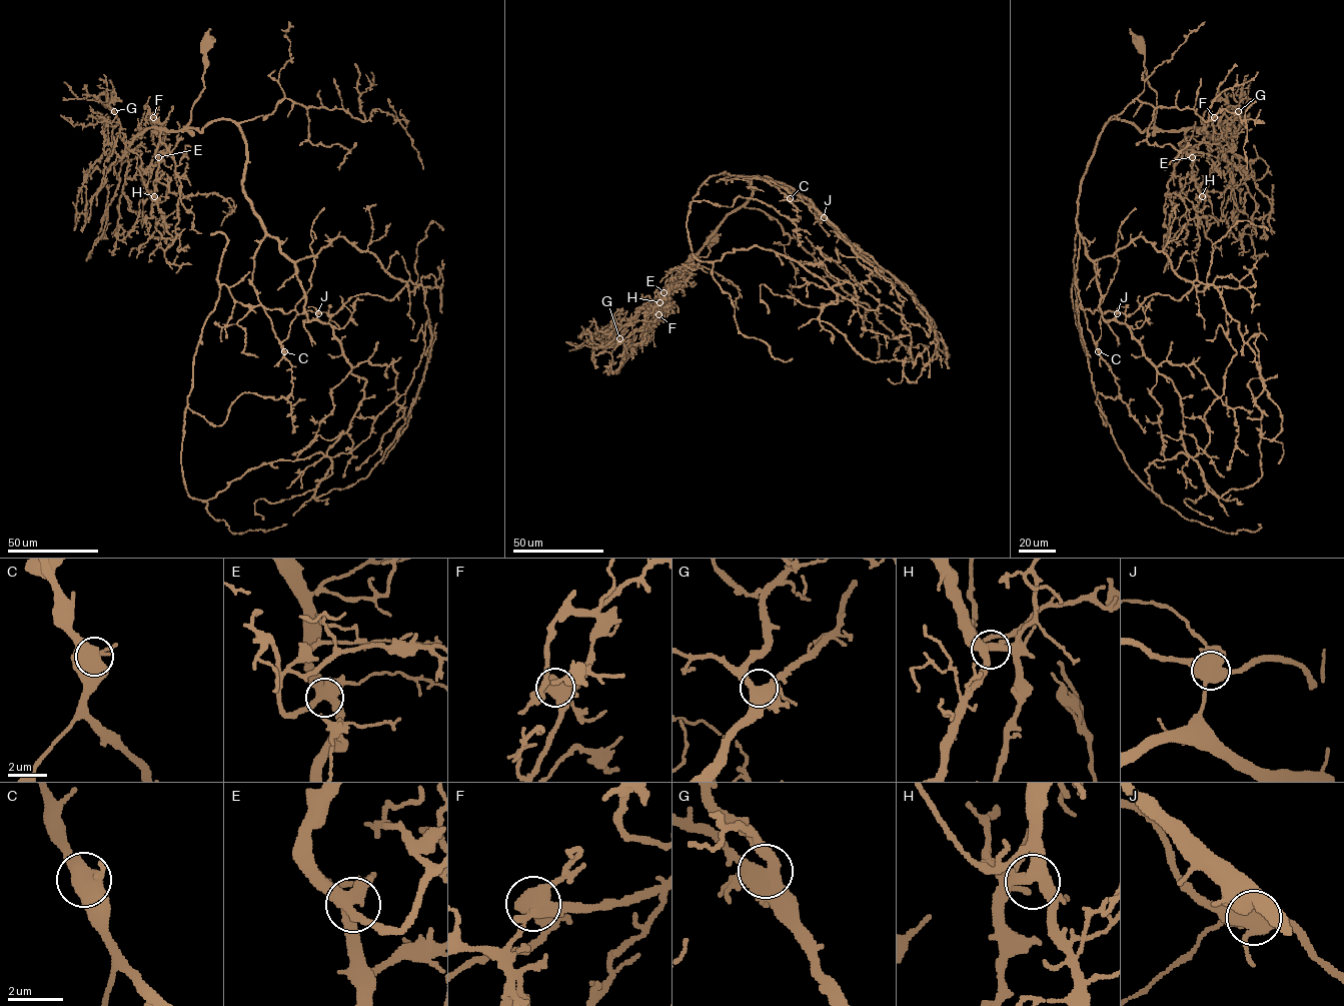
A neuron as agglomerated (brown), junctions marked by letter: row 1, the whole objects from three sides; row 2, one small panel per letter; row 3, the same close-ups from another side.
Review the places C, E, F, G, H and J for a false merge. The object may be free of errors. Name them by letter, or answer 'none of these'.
J

